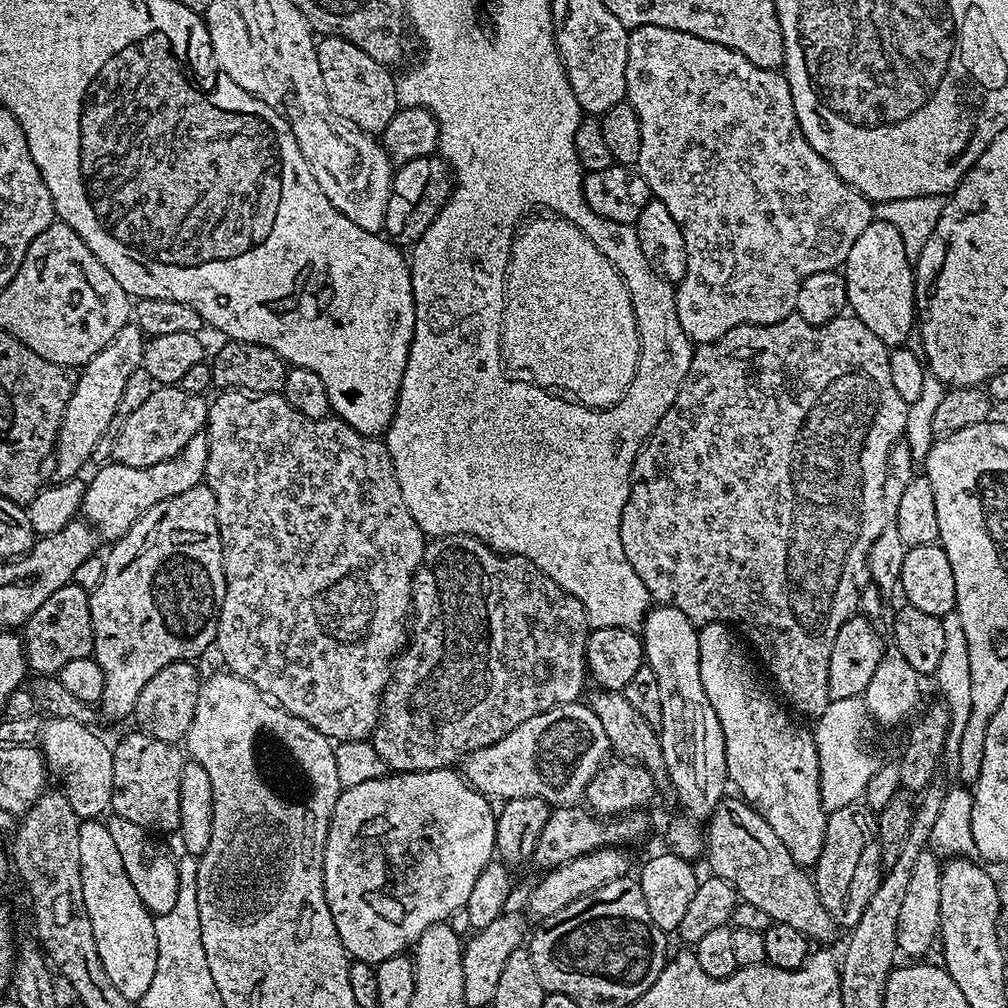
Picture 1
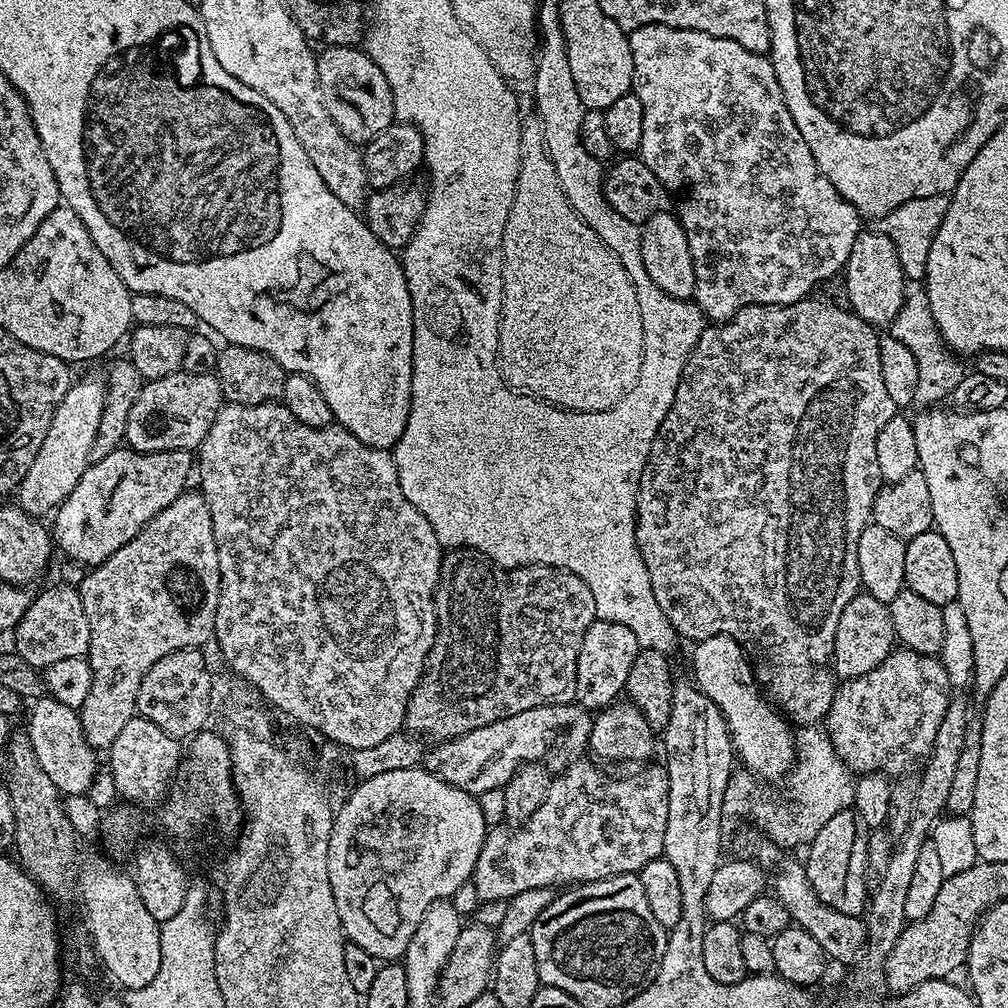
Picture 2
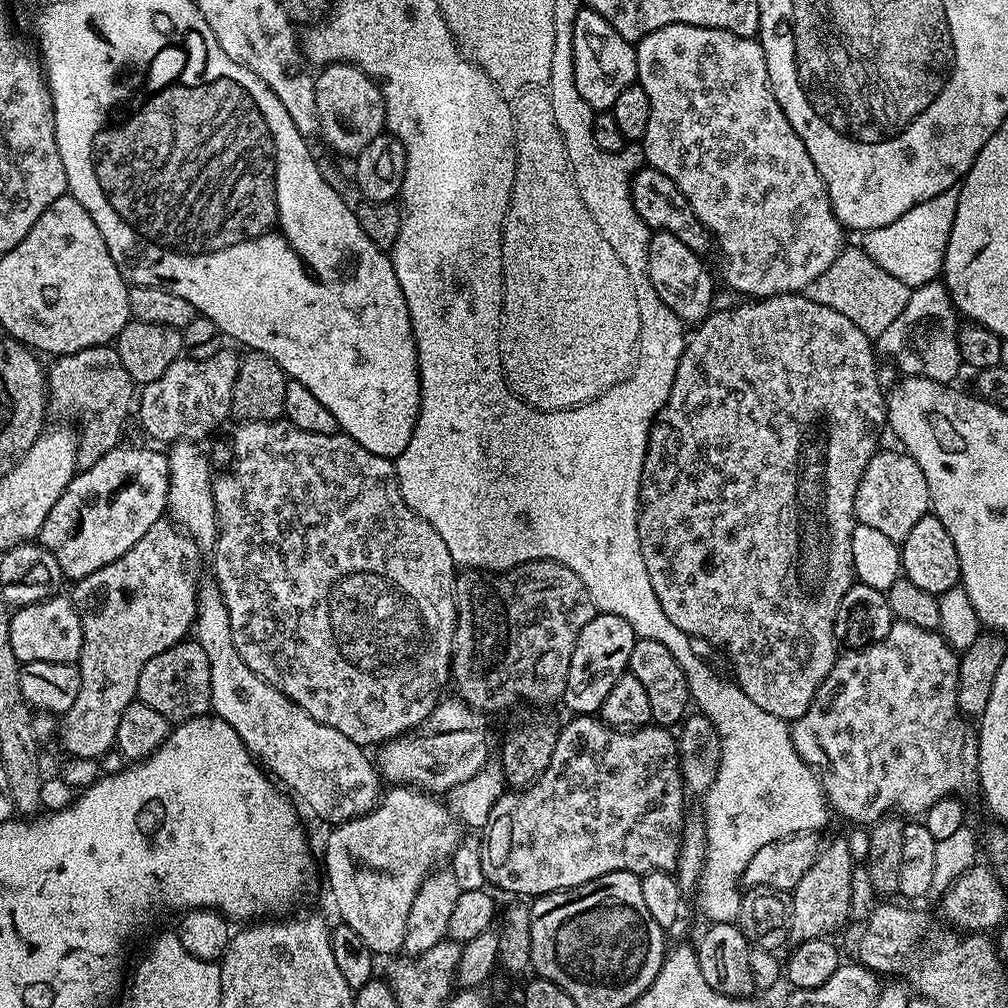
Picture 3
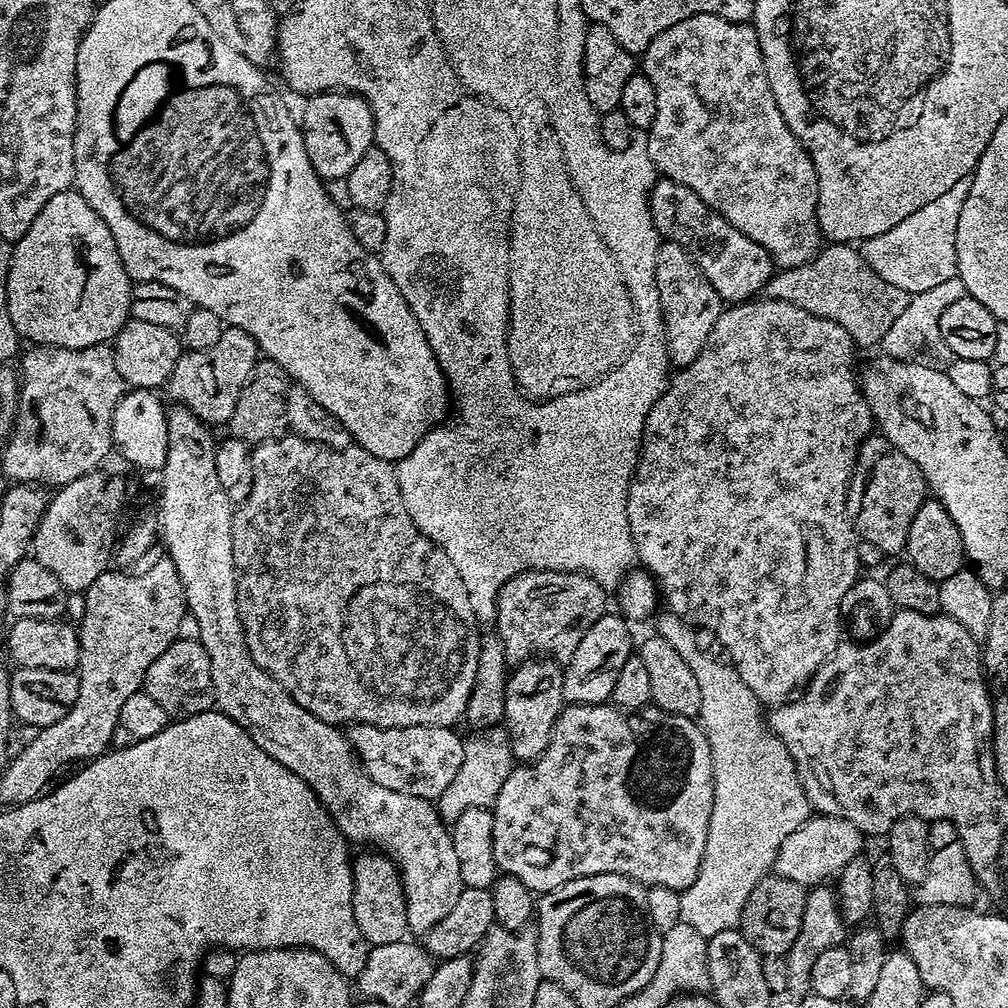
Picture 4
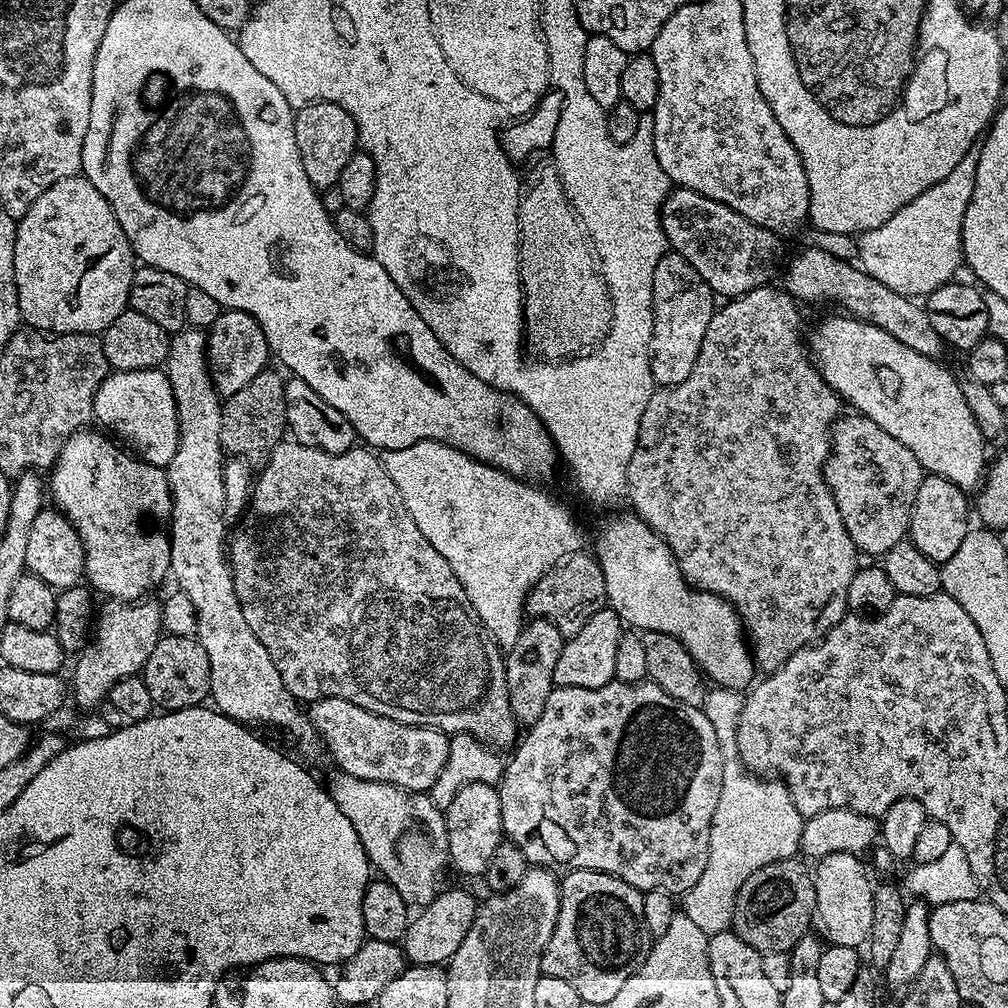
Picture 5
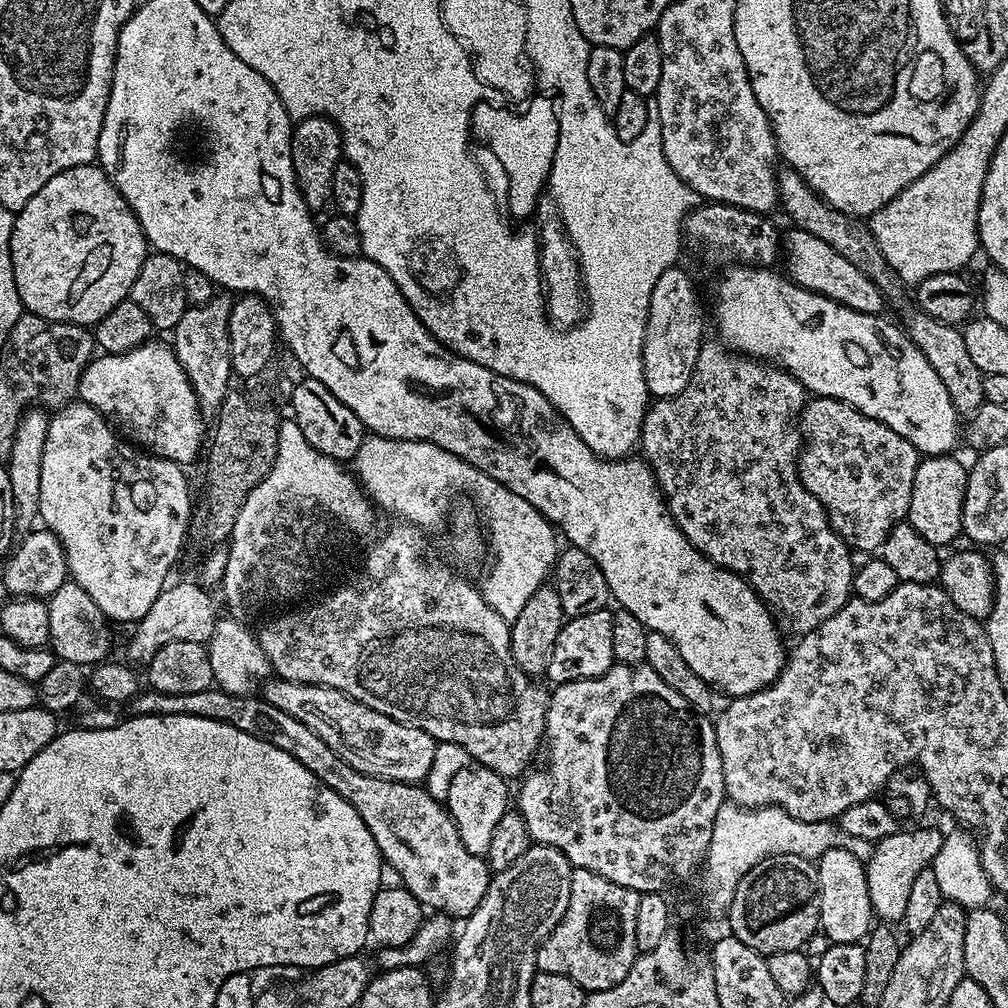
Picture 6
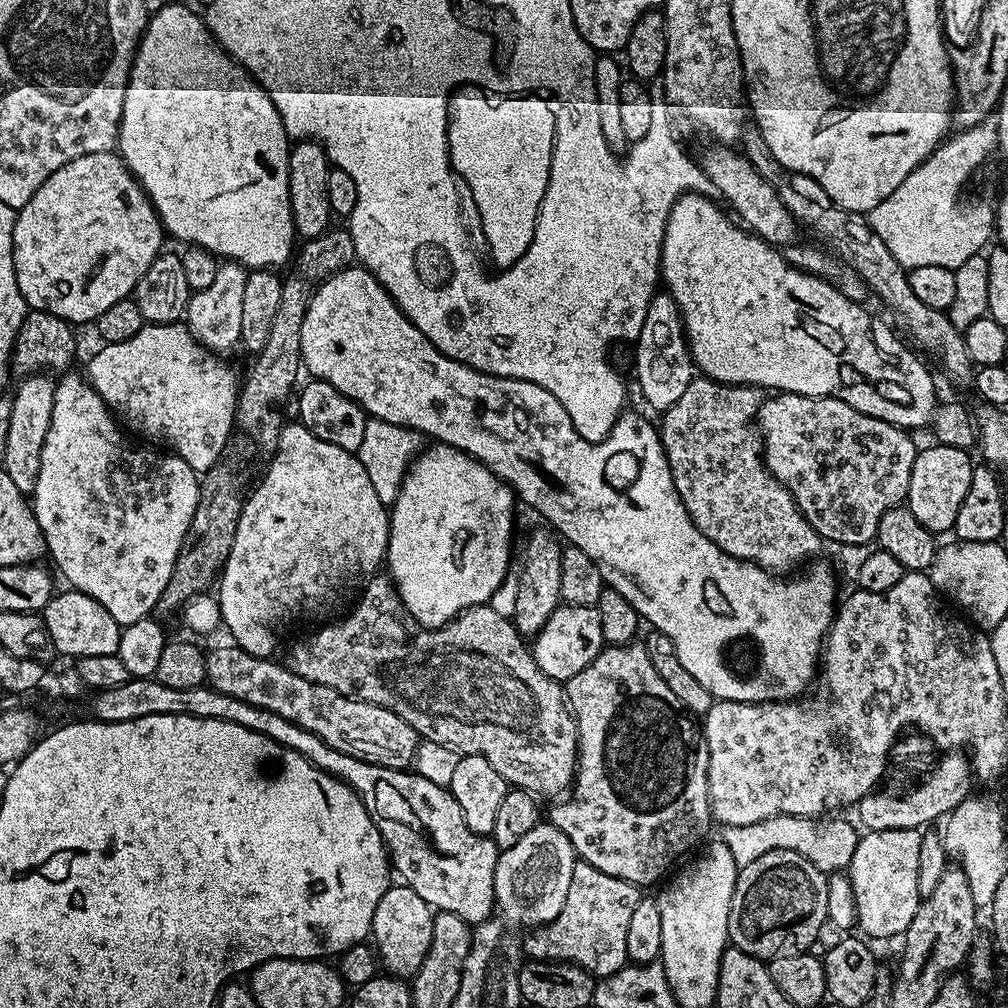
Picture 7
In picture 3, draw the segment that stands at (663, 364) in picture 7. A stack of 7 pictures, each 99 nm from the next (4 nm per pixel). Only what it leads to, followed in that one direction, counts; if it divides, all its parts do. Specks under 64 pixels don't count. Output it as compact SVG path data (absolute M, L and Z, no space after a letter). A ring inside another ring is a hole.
M652 232L648 247L648 277L654 290L658 290L658 298L662 298L669 310L688 326L699 325L713 311L712 276L700 260L703 260L701 253L690 250L690 246L674 238L674 234Z

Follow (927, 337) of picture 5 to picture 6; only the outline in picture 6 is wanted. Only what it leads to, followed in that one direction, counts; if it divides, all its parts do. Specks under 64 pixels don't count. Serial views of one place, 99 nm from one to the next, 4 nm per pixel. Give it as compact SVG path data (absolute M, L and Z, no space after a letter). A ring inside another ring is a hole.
M795 226L791 227L790 231L783 233L780 248L782 263L784 262L786 268L784 274L796 285L811 292L820 293L839 304L850 306L860 313L878 314L883 311L881 308L885 307L886 301L880 288L870 282L852 262L847 261L842 254L814 234Z

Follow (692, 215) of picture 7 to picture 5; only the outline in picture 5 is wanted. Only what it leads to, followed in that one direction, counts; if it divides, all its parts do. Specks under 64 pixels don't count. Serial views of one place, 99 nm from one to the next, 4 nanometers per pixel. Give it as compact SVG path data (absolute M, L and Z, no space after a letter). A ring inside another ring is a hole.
M851 314L841 315L826 317L817 326L812 340L810 336L810 355L824 381L841 401L848 403L849 400L859 415L878 422L878 426L882 426L890 438L898 438L898 442L902 442L902 446L906 446L906 450L918 458L925 473L946 478L965 490L975 489L986 471L986 441L980 433L978 422L974 420L974 414L970 414L970 406L966 406L966 398L962 398L960 380L952 377L940 362L904 346L886 330L856 319Z

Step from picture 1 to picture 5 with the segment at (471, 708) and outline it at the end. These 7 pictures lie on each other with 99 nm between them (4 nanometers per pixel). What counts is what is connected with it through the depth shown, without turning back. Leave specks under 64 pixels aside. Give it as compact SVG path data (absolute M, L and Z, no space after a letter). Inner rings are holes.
M581 550L551 568L528 592L527 615L538 620L549 620L566 638L578 634L589 618L608 603L602 566L595 555L588 553L587 556L586 552Z

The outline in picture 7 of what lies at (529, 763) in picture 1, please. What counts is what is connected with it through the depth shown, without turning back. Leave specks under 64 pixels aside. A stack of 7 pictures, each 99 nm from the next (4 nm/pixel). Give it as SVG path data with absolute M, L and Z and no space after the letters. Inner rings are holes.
M228 644L221 648L208 648L204 657L206 680L214 690L230 698L250 702L250 706L282 714L282 718L318 734L322 742L334 746L334 750L342 754L387 768L408 770L413 767L421 737L417 736L414 726L410 726L410 722L402 722L398 714L382 706L338 694L338 690L330 690L330 686L322 686L294 674L283 663L275 664L275 659L251 656L246 650Z

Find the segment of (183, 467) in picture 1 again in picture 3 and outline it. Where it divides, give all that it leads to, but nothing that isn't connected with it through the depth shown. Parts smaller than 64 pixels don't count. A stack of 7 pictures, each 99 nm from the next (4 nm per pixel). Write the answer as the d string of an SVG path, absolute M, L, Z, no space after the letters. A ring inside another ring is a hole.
M127 446L110 450L94 466L77 471L62 498L54 502L54 510L46 514L38 543L54 554L69 581L86 578L122 558L154 522L162 519L168 506L169 486L170 466L163 451Z

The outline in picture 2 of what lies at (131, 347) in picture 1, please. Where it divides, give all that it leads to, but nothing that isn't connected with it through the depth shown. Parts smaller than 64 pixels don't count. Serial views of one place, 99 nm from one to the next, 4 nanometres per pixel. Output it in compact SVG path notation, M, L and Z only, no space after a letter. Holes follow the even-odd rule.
M94 377L85 380L77 379L72 389L58 402L58 410L54 410L54 418L50 418L50 430L46 430L46 438L42 438L42 446L30 470L26 470L26 478L22 478L20 487L14 496L18 507L29 515L44 518L44 515L55 513L61 502L78 486L78 478L87 470L92 454L92 447L98 434L100 419L104 413L104 397L106 388Z

